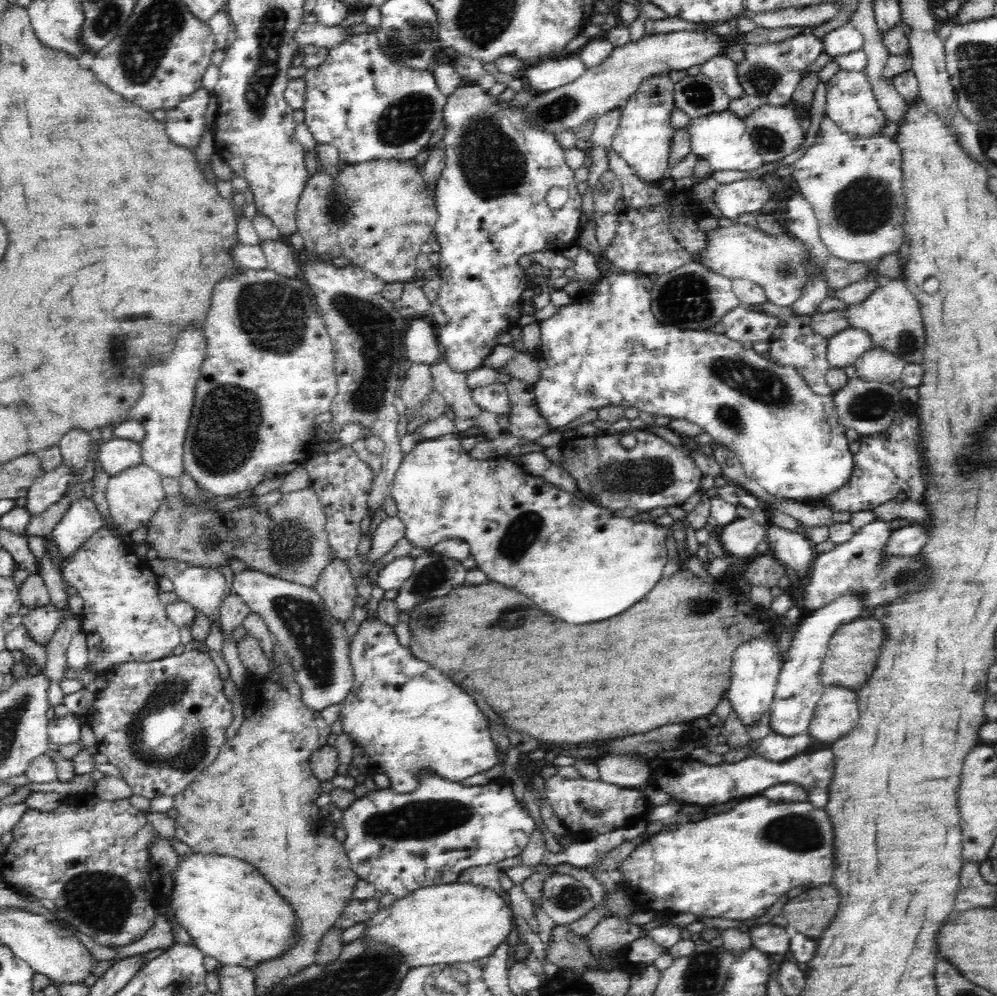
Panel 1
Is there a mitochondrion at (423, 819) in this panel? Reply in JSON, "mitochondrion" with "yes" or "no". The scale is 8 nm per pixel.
{"mitochondrion":"yes"}

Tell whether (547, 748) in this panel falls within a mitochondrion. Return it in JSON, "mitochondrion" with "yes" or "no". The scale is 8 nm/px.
{"mitochondrion":"no"}

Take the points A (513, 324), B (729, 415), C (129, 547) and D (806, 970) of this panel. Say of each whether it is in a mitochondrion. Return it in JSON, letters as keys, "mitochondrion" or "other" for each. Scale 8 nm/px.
{"A":"other","B":"mitochondrion","C":"other","D":"other"}

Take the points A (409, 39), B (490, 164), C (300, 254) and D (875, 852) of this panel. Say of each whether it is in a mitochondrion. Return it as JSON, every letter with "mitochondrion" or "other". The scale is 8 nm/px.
{"A":"mitochondrion","B":"mitochondrion","C":"other","D":"other"}

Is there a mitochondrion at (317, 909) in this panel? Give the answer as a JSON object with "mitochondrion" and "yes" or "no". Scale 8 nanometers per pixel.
{"mitochondrion":"no"}

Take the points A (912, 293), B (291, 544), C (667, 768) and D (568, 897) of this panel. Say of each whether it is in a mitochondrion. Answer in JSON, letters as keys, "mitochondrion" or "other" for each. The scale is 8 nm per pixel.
{"A":"other","B":"mitochondrion","C":"other","D":"mitochondrion"}

